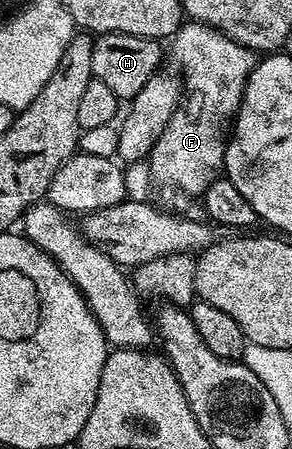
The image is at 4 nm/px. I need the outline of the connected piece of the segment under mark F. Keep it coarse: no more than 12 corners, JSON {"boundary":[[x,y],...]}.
{"boundary":[[225,32],[170,40],[183,97],[151,177],[199,197],[223,171],[256,65]]}

